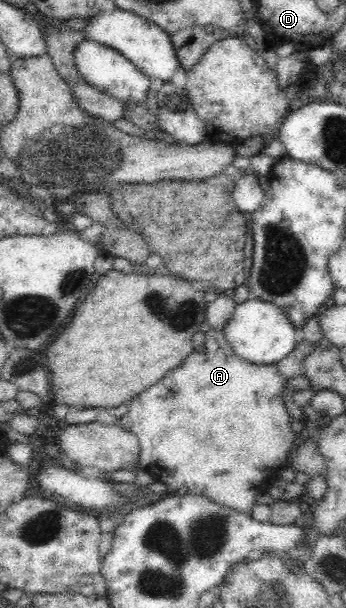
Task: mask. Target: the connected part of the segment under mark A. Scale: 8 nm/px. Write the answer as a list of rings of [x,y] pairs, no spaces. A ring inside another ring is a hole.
[[[211,329],[206,333],[205,339],[206,349],[204,349],[204,353],[194,350],[192,357],[188,357],[188,361],[184,361],[184,365],[180,365],[178,369],[172,369],[164,379],[150,385],[146,391],[142,391],[138,397],[134,397],[130,401],[128,413],[123,418],[119,418],[119,426],[136,434],[140,448],[137,469],[146,471],[154,480],[166,484],[170,491],[180,491],[180,495],[184,495],[184,493],[188,493],[188,495],[198,494],[216,504],[232,508],[234,511],[250,514],[256,504],[256,496],[266,490],[268,479],[280,475],[284,461],[288,457],[288,451],[294,445],[296,434],[290,426],[292,418],[285,406],[285,394],[283,392],[288,387],[289,380],[284,377],[284,374],[280,372],[280,367],[276,364],[257,365],[236,355],[222,330]]]

